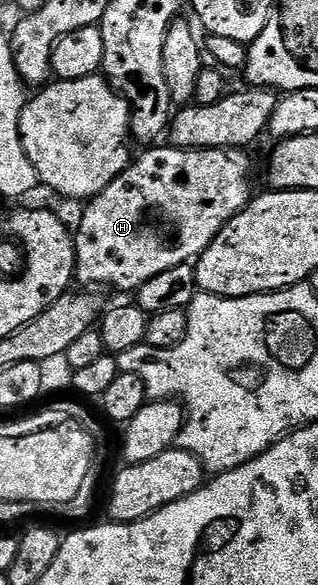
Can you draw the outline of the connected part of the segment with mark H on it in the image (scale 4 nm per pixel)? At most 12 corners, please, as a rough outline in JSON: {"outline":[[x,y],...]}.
{"outline":[[149,147],[87,201],[74,280],[135,293],[253,195],[238,148]]}

